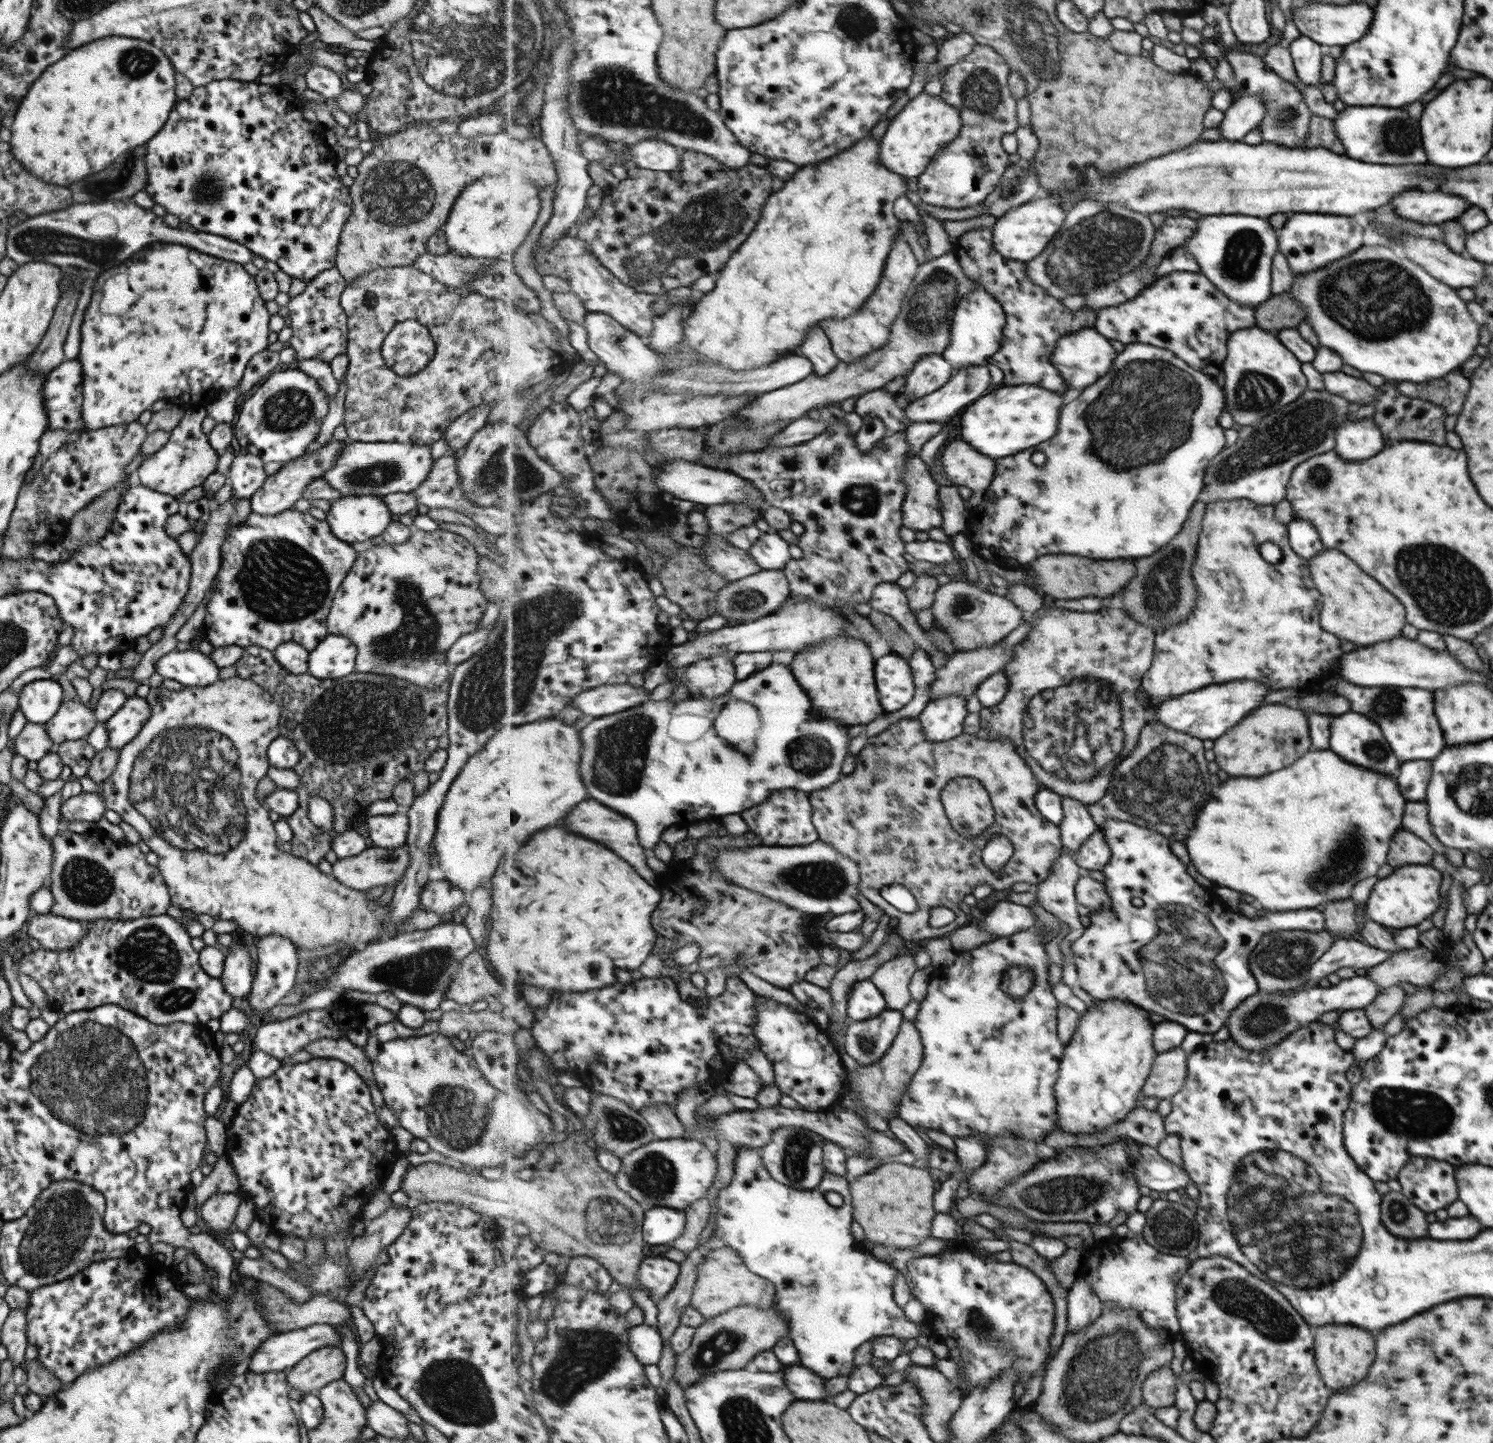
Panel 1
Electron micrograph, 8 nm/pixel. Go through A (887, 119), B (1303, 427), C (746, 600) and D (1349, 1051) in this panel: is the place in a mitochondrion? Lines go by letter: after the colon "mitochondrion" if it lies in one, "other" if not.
A: other
B: mitochondrion
C: mitochondrion
D: other

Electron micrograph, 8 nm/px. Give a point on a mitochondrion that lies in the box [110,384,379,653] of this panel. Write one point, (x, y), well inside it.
(280, 581)

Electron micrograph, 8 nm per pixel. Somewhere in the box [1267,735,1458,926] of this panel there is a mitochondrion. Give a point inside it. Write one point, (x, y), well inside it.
(1347, 854)

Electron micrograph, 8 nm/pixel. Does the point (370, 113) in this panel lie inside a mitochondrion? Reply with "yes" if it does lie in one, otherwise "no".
no

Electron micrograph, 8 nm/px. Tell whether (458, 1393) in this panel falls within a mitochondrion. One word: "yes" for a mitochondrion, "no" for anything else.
yes

